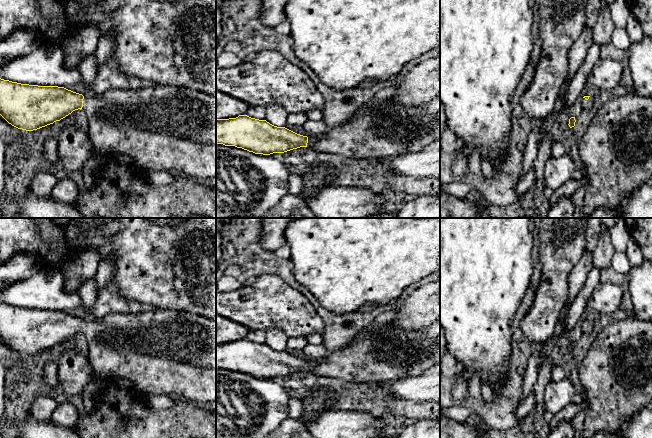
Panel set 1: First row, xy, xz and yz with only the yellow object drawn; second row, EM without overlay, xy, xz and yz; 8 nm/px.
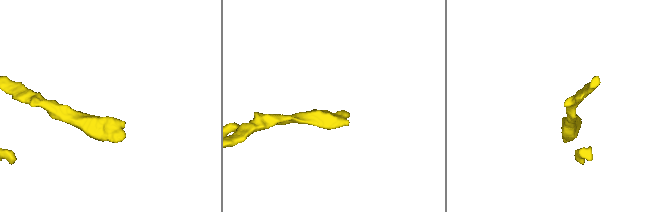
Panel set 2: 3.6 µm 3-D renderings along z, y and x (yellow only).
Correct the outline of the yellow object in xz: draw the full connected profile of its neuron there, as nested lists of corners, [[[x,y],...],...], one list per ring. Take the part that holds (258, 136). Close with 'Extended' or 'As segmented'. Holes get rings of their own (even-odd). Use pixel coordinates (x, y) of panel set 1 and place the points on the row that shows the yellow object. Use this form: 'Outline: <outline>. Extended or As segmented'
Outline: [[[440,97],[432,100],[424,106],[403,106],[395,104],[391,98],[386,100],[381,106],[367,108],[360,114],[359,111],[363,104],[358,108],[354,115],[344,124],[327,130],[319,136],[303,136],[297,134],[285,127],[277,127],[266,120],[251,118],[247,115],[239,115],[236,118],[216,119],[216,144],[225,146],[235,146],[255,154],[270,155],[273,153],[284,153],[300,147],[310,147],[317,152],[328,154],[338,154],[348,159],[374,159],[380,160],[406,154],[415,151],[421,151],[425,148],[440,146]]]. Extended

